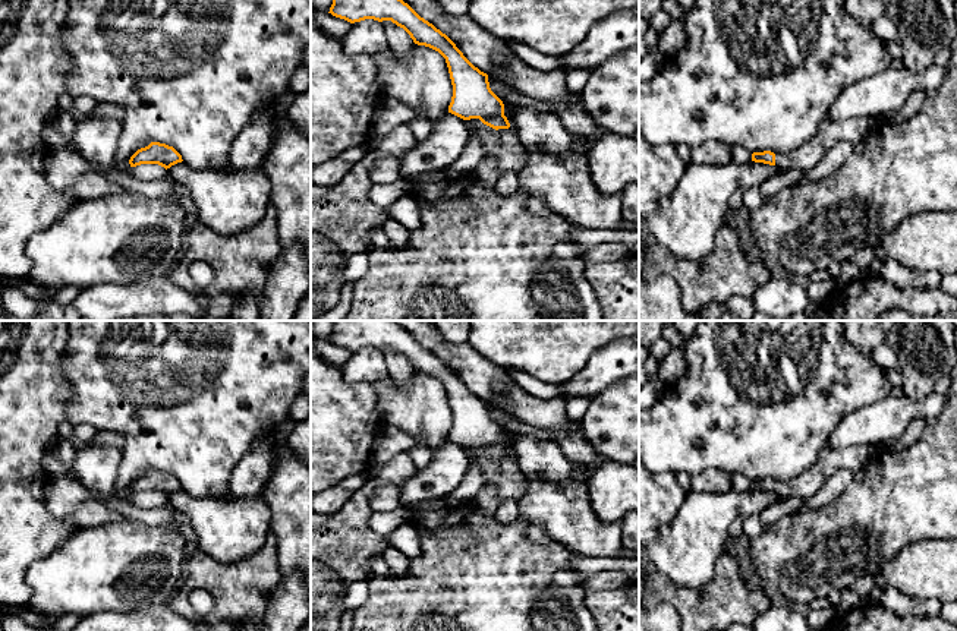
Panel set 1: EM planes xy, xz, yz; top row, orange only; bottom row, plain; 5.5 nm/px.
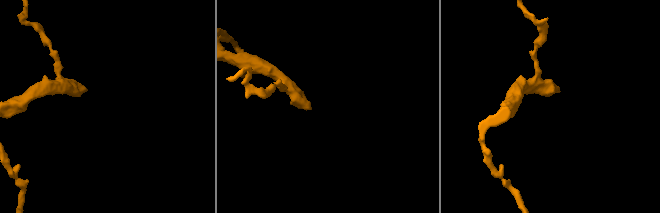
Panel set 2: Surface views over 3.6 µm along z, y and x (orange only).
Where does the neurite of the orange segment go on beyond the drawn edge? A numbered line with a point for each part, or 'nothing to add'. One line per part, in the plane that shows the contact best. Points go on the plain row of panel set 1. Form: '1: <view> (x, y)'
1: xz (501, 473)

